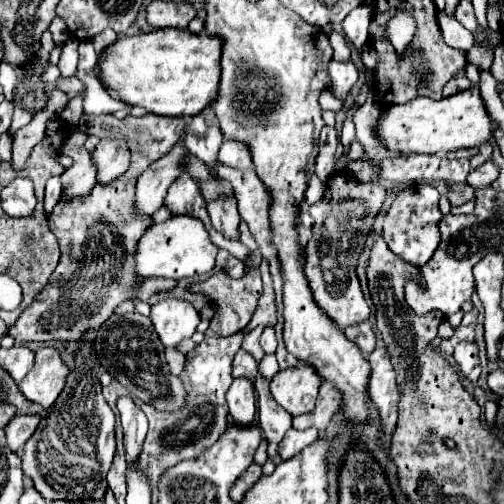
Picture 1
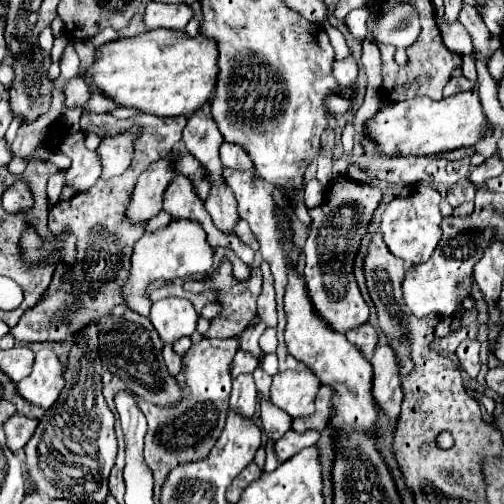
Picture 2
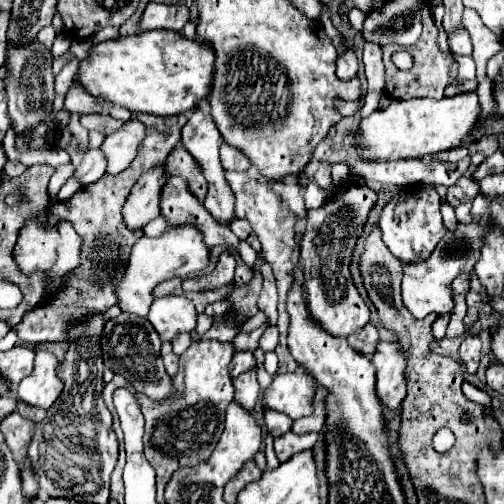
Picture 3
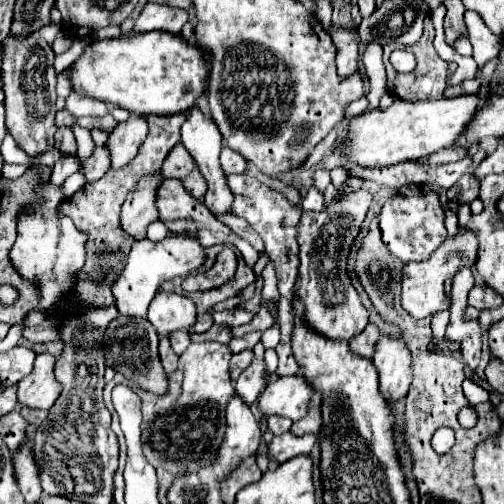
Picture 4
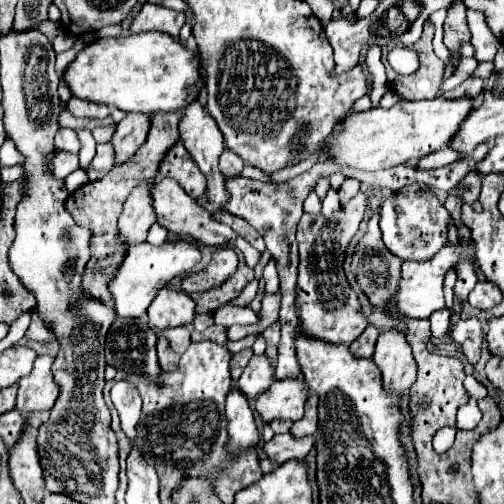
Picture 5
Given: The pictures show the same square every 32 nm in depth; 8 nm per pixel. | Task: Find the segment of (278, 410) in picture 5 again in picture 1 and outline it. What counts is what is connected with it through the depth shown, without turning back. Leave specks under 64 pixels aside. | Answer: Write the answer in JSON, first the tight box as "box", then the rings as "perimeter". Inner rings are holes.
{"box":[270,362,322,416],"perimeter":[[[302,362],[294,368],[280,370],[270,382],[270,392],[284,410],[298,416],[314,408],[320,384],[322,378],[316,368]]]}

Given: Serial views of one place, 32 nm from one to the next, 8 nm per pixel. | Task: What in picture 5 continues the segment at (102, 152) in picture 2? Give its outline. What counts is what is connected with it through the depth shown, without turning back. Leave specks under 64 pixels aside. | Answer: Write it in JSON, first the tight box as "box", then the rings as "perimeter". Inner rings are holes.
{"box":[112,114,150,166],"perimeter":[[[128,114],[112,136],[112,148],[116,156],[116,166],[130,160],[136,150],[144,144],[150,128],[150,114]]]}

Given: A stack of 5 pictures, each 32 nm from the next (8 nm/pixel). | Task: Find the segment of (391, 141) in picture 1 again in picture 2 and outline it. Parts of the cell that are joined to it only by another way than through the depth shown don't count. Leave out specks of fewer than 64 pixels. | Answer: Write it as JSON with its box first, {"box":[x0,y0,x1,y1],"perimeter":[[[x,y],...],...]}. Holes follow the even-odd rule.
{"box":[368,88,490,156],"perimeter":[[[476,88],[454,94],[450,98],[442,98],[438,102],[422,96],[422,98],[406,100],[404,104],[388,104],[368,122],[370,138],[386,156],[432,156],[432,154],[442,154],[456,148],[468,148],[478,144],[482,138],[486,138],[488,130],[490,130],[490,122],[482,110],[482,102]]]}

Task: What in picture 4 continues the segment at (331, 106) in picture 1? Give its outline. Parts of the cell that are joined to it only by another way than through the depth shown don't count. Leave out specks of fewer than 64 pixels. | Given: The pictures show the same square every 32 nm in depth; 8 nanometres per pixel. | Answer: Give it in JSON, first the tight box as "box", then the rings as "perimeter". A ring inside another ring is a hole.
{"box":[345,96,368,118],"perimeter":[[[363,96],[361,99],[353,101],[349,104],[349,106],[345,109],[345,117],[351,118],[353,116],[359,115],[364,112],[367,106],[368,100],[366,96]]]}

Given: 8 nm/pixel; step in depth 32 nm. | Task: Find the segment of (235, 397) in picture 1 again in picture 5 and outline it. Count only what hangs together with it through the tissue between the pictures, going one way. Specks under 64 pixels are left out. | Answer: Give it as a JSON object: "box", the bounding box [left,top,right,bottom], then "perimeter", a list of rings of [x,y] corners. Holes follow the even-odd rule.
{"box":[236,356,274,400],"perimeter":[[[252,356],[248,368],[244,368],[236,386],[248,400],[254,400],[262,390],[266,390],[274,380],[274,370],[270,368],[266,356]]]}

